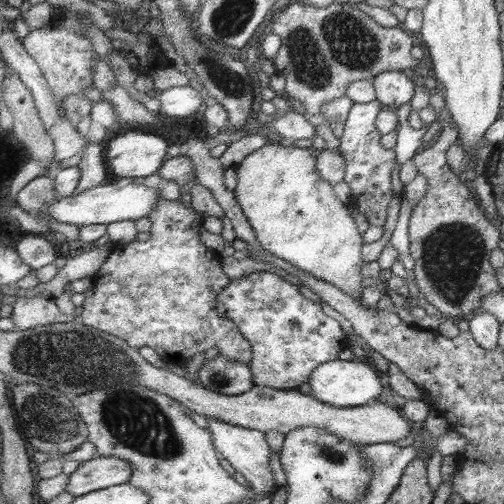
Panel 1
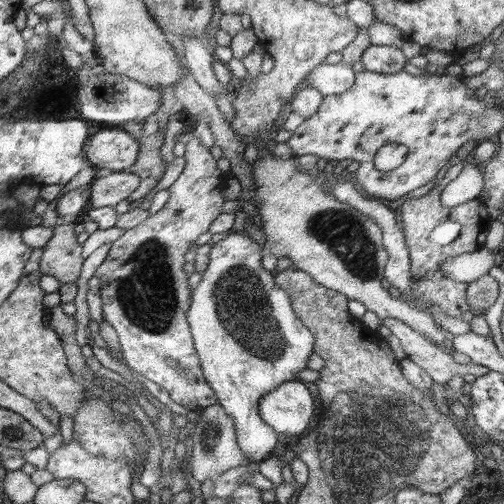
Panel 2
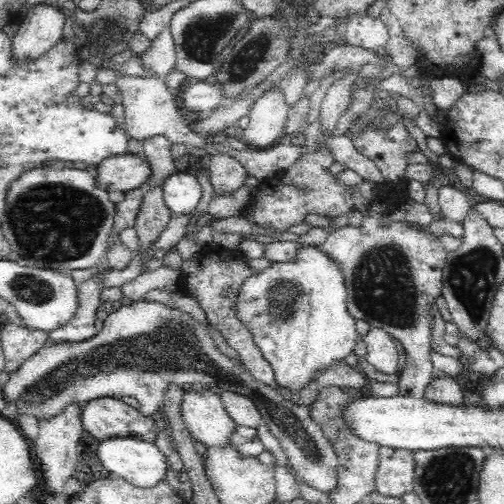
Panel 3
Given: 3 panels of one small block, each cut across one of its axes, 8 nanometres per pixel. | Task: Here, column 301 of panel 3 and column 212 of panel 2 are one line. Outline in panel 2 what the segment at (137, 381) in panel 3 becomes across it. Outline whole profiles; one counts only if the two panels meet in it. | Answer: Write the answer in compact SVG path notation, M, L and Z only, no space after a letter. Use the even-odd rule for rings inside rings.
M219 402L215 406L209 406L201 412L201 418L193 426L193 454L189 458L193 478L199 482L203 480L217 480L221 474L225 474L231 468L245 468L251 460L249 456L241 450L239 446L239 434L237 434L237 424L235 420L227 414L225 406Z

